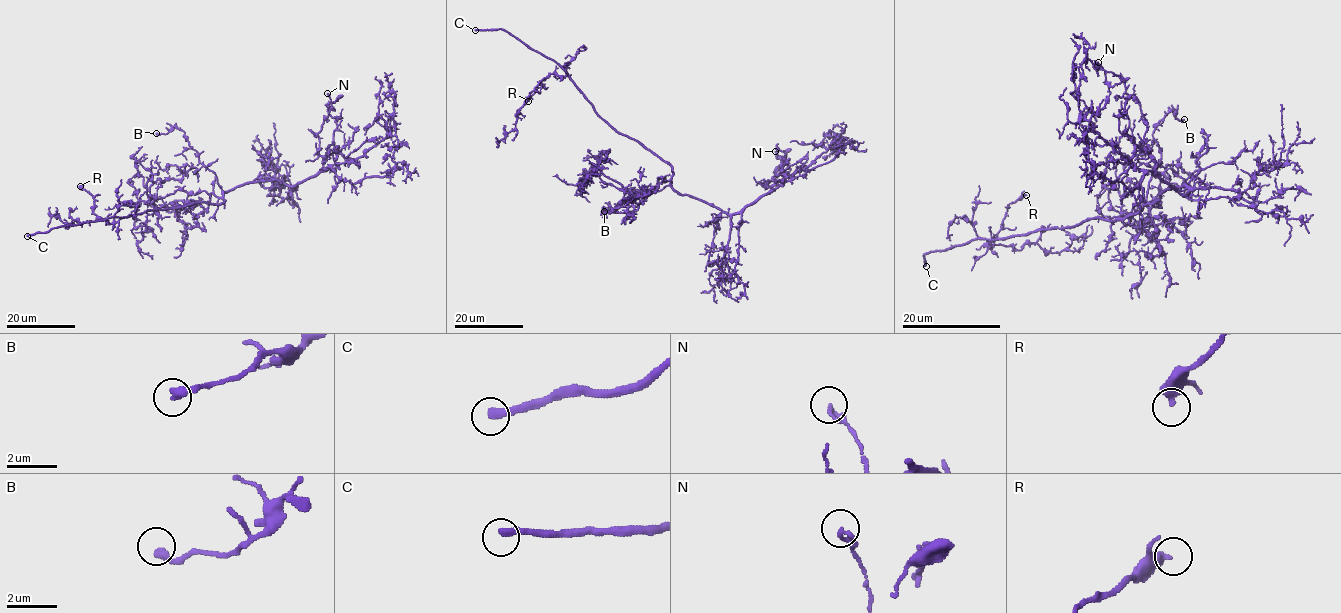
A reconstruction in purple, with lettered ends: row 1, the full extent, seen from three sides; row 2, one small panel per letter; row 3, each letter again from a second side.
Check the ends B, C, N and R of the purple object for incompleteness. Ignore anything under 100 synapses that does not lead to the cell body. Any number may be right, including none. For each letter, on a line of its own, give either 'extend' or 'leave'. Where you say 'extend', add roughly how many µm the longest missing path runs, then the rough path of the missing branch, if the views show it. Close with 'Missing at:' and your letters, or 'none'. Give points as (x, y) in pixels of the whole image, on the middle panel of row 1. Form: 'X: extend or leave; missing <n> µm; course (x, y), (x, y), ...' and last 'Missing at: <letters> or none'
B: leave
C: extend; missing 40 µm
N: leave
R: leave
Missing at: C

